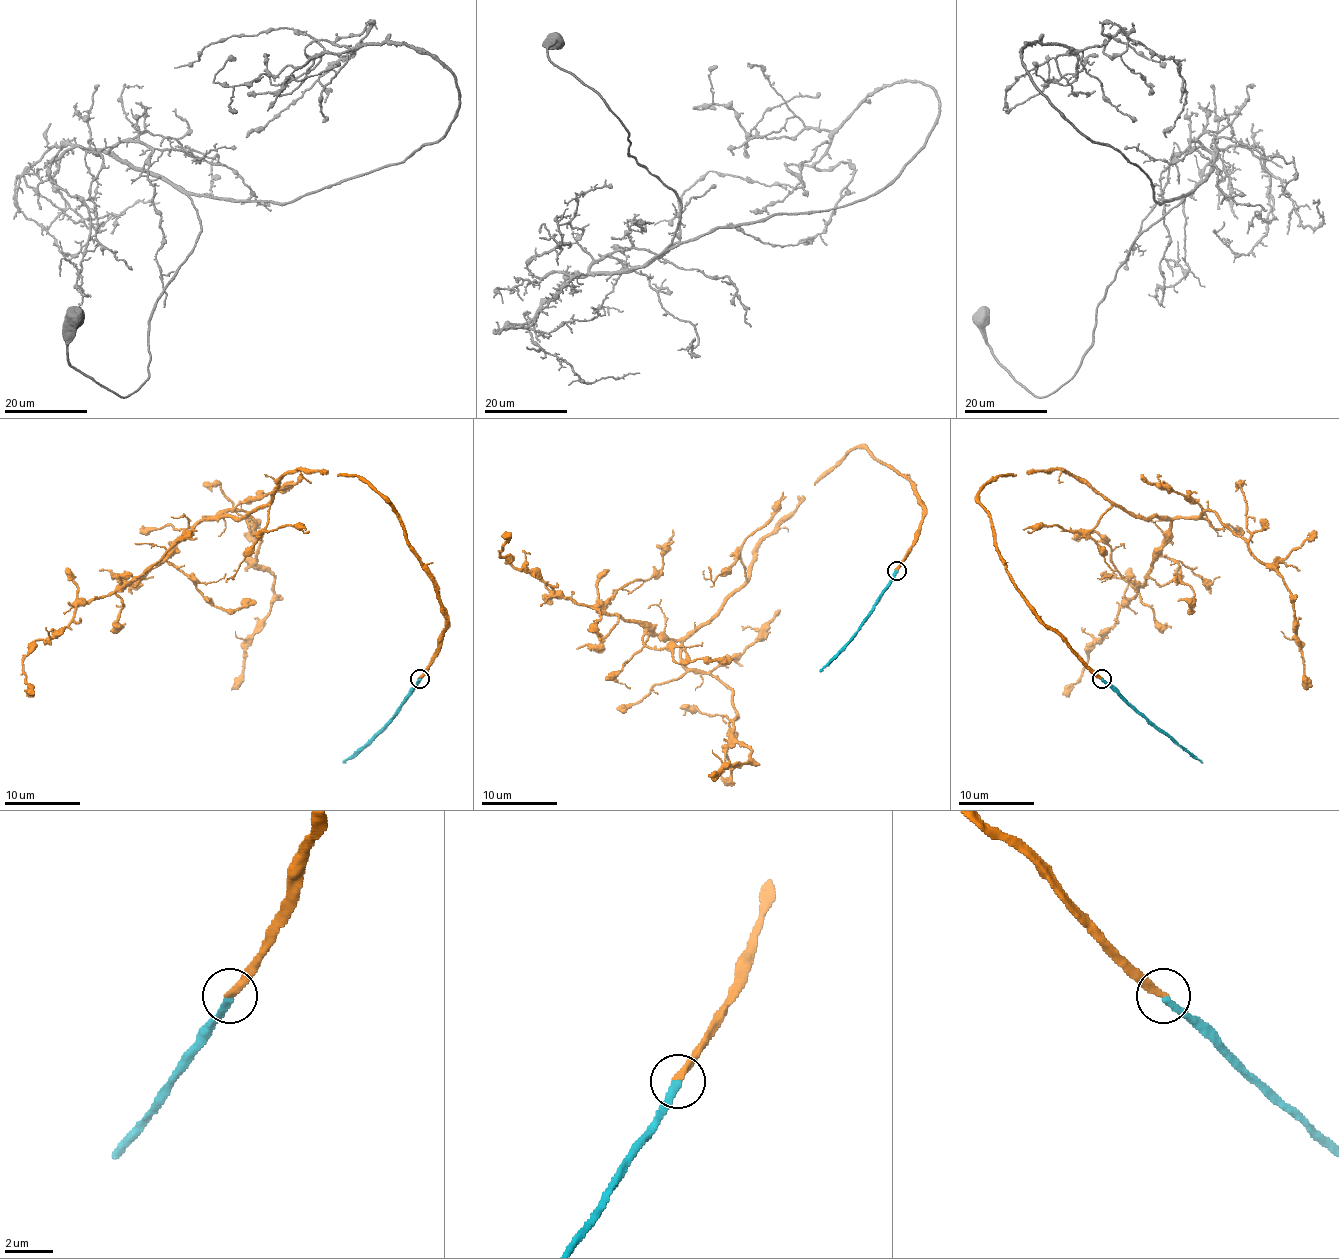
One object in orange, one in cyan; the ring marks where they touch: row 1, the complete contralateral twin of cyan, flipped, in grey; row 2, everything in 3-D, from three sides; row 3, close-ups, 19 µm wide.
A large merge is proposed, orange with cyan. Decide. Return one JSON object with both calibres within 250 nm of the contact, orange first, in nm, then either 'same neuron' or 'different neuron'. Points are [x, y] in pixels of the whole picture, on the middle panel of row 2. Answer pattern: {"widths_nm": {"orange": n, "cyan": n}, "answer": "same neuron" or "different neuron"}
{"widths_nm": {"orange": 320, "cyan": 300}, "answer": "same neuron"}

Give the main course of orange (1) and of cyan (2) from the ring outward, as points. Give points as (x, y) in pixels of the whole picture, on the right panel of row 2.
1: (1102, 678), (998, 551), (979, 504), (996, 476), (1068, 470), (1143, 519), (1170, 521), (1147, 578), (1066, 697)
2: (1102, 678), (1202, 763)

